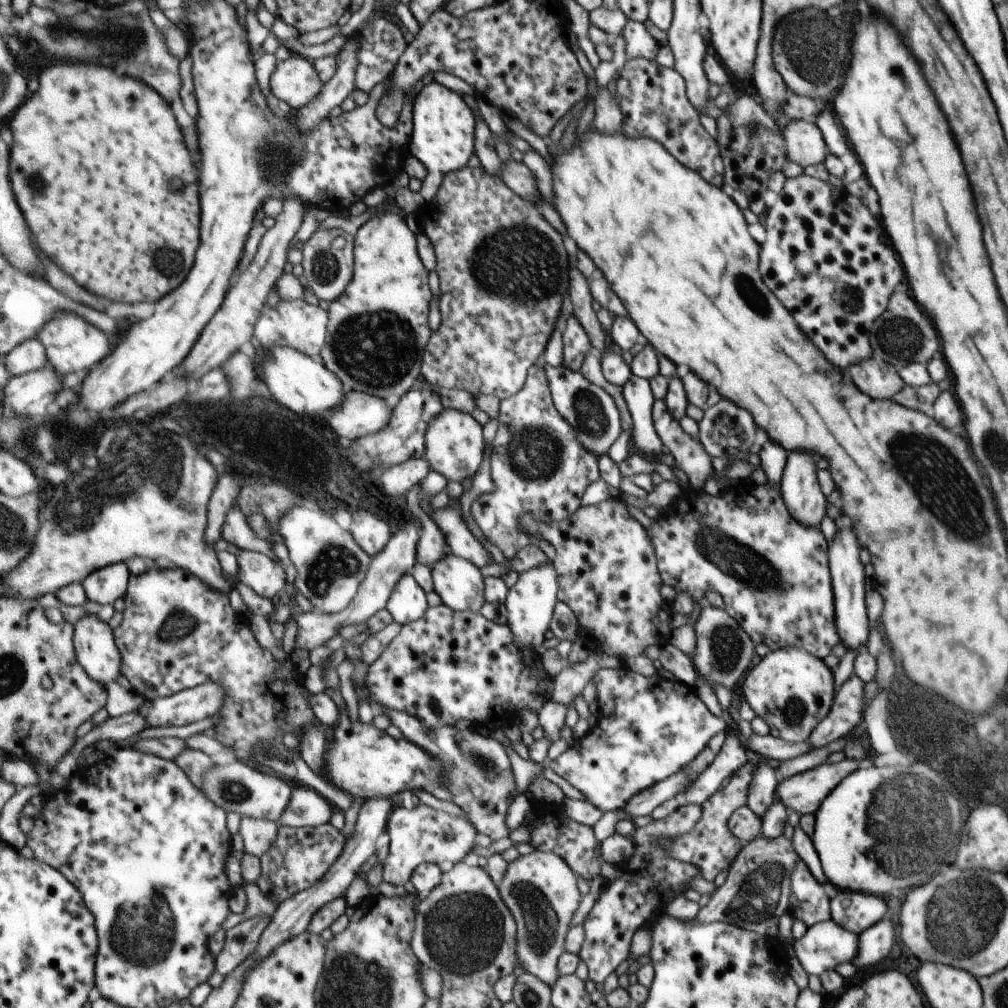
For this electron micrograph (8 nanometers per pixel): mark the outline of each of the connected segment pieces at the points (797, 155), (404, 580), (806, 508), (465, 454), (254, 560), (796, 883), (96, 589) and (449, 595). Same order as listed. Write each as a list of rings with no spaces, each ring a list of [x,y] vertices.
[[[790,119],[783,129],[787,158],[801,167],[819,164],[827,148],[819,129],[803,119]]]
[[[407,572],[393,586],[384,608],[401,626],[421,619],[426,612],[425,594],[422,587]]]
[[[787,452],[778,490],[786,508],[803,526],[819,529],[825,516],[825,497],[815,478],[811,456],[801,452]]]
[[[442,407],[441,412],[427,423],[422,458],[429,463],[431,470],[442,474],[447,481],[461,482],[463,478],[475,474],[481,464],[481,456],[481,425],[470,414]]]
[[[241,550],[237,554],[239,561],[238,577],[246,585],[254,588],[261,596],[273,600],[284,592],[287,586],[287,574],[284,565],[266,554]]]
[[[801,859],[794,862],[790,874],[790,893],[786,913],[799,919],[805,926],[829,920],[829,900],[810,869]]]
[[[115,563],[91,573],[82,582],[89,600],[112,605],[127,594],[131,574],[127,563]]]
[[[449,553],[436,560],[430,567],[433,591],[443,605],[457,612],[478,612],[484,605],[481,574],[471,561]]]

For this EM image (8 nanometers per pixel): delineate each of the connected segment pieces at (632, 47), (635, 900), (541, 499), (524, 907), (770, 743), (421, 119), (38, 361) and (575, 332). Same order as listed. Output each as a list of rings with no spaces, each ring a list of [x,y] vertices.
[[[627,21],[621,35],[625,40],[624,50],[627,59],[637,57],[653,60],[655,58],[659,44],[647,32],[643,23]]]
[[[681,803],[673,812],[661,819],[652,819],[644,827],[635,827],[630,836],[633,841],[633,852],[623,864],[615,866],[616,876],[613,881],[607,881],[595,904],[587,913],[582,922],[584,939],[579,955],[588,968],[588,978],[596,985],[601,985],[603,980],[614,972],[621,960],[629,954],[629,942],[637,928],[641,928],[649,918],[659,918],[665,914],[663,902],[683,894],[688,884],[697,876],[701,876],[699,869],[676,861],[671,856],[660,854],[653,856],[653,838],[659,836],[674,837],[690,831],[693,824],[699,820],[700,805],[695,803]]]
[[[538,365],[531,367],[526,375],[525,386],[517,394],[498,402],[497,429],[489,457],[490,478],[495,491],[480,494],[470,504],[471,516],[484,538],[494,544],[505,559],[514,559],[522,548],[533,545],[542,549],[550,562],[555,556],[553,546],[543,538],[523,533],[519,528],[519,520],[527,515],[543,523],[565,519],[582,505],[586,488],[599,480],[599,476],[603,476],[603,472],[599,472],[599,456],[583,448],[571,425],[554,407],[549,381],[545,380],[545,375]]]
[[[539,851],[519,855],[509,864],[498,884],[498,891],[517,924],[517,948],[520,972],[527,971],[551,988],[558,977],[557,962],[564,951],[564,938],[573,914],[582,900],[575,876],[558,854]]]
[[[751,733],[746,739],[746,748],[758,754],[760,758],[782,763],[806,753],[811,746],[806,742],[789,742],[769,734],[759,736]]]
[[[427,83],[416,94],[412,106],[413,127],[408,148],[425,168],[427,175],[422,180],[419,194],[425,203],[431,202],[437,195],[443,176],[459,171],[466,166],[469,156],[473,154],[473,126],[475,118],[461,95],[454,90],[447,90],[442,84]]]
[[[39,338],[22,342],[6,356],[5,360],[13,376],[39,370],[49,362],[46,348]]]
[[[570,314],[562,330],[562,360],[559,366],[578,371],[585,355],[591,350],[589,337],[579,321]]]

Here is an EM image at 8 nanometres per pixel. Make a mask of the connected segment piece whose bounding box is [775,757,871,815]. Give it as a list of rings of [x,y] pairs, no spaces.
[[[844,758],[835,764],[821,763],[776,783],[775,800],[797,814],[814,814],[819,803],[840,780],[855,769],[867,767],[870,758],[854,761]]]

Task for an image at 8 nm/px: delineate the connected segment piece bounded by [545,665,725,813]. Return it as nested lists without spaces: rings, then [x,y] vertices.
[[[624,665],[618,669],[600,668],[592,676],[592,681],[598,704],[596,724],[555,760],[546,761],[545,765],[557,776],[567,780],[575,790],[583,794],[585,801],[602,813],[622,809],[638,792],[674,775],[702,751],[710,740],[723,736],[723,717],[715,716],[697,696],[695,689],[677,680],[670,682],[659,674],[647,678]]]

